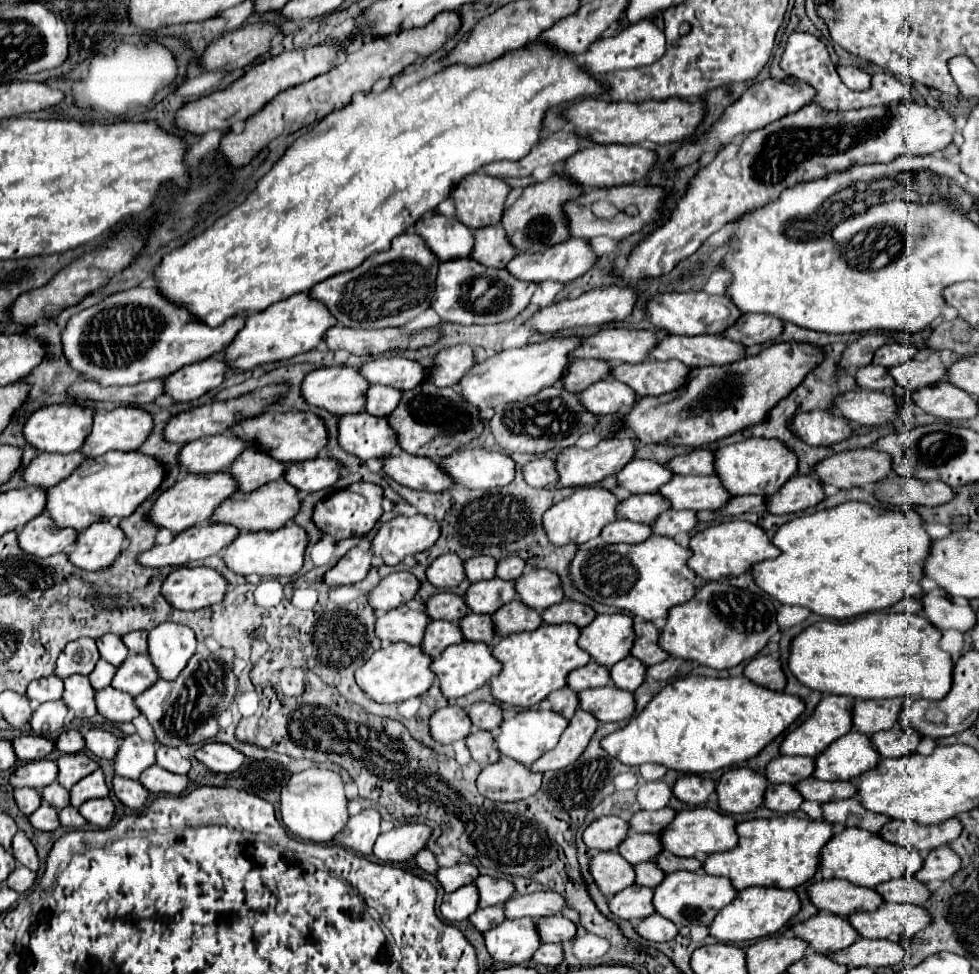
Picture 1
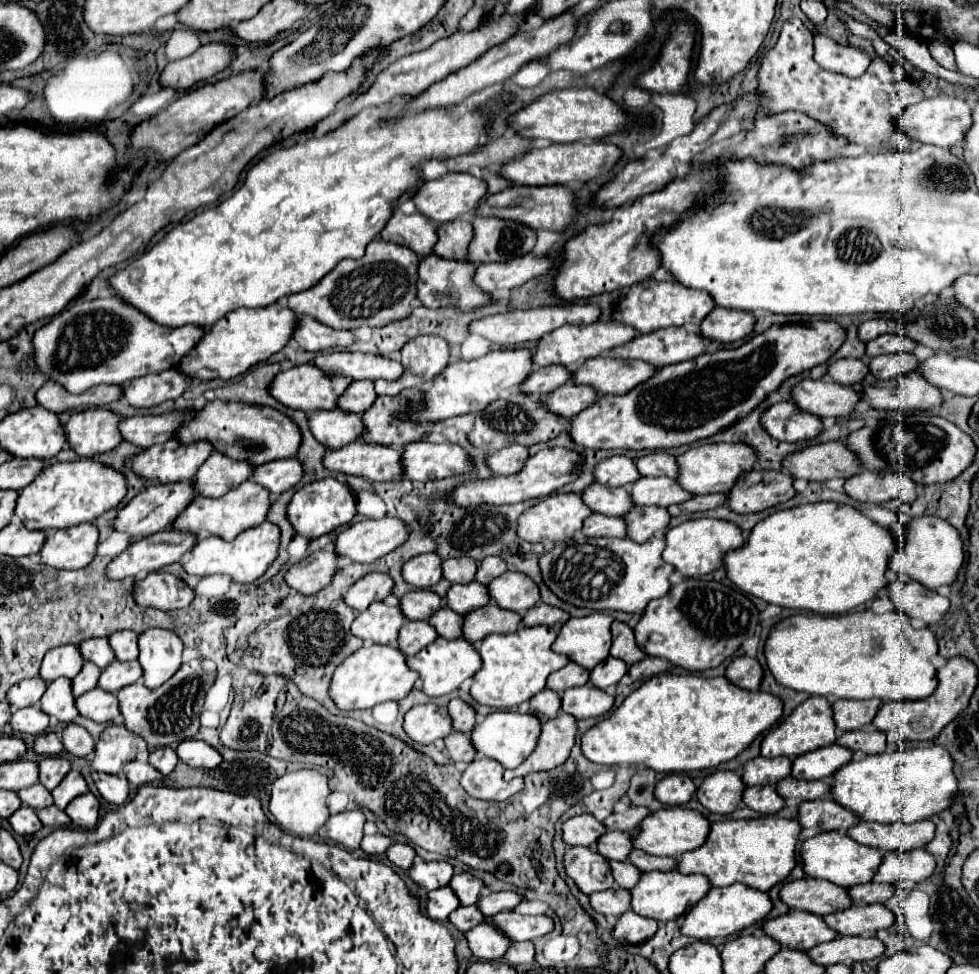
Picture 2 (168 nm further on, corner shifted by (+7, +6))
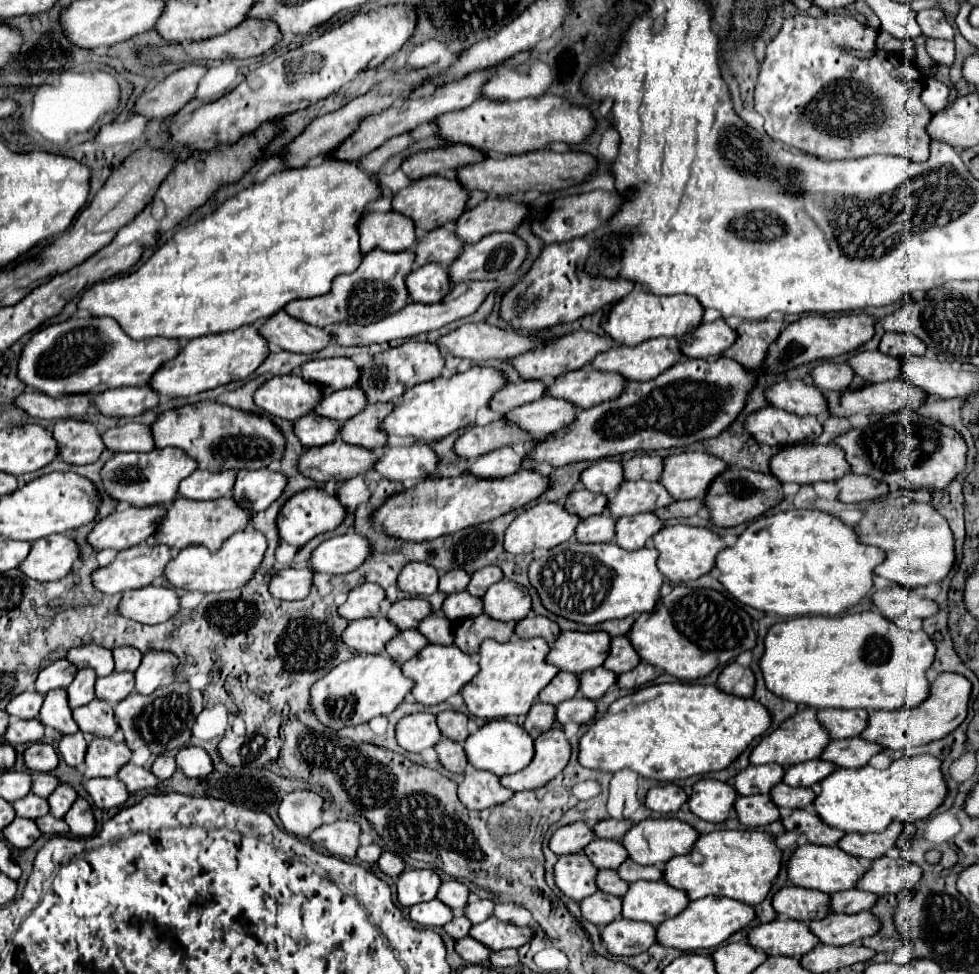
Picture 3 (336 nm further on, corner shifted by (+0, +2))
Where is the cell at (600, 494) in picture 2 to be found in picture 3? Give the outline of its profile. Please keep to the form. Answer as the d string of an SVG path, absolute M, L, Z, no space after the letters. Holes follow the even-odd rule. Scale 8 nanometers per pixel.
M578 486L564 502L564 508L578 514L580 518L602 514L606 506L608 506L608 496L590 492L590 490L582 488L582 486Z

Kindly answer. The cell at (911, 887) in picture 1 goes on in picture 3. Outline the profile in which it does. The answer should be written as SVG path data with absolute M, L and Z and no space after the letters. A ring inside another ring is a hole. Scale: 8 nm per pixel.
M858 888L836 892L830 898L832 898L832 910L844 912L844 914L856 914L862 910L870 910L878 902L876 894L870 894L870 892L864 892Z

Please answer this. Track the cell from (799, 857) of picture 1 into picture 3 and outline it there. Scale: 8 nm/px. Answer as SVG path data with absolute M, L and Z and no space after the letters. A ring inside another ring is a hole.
M720 830L698 838L694 850L676 856L664 868L664 880L670 886L682 888L692 900L704 896L728 896L746 904L760 904L778 878L782 868L782 850L776 846L774 836L762 830ZM698 852L702 860L698 860Z

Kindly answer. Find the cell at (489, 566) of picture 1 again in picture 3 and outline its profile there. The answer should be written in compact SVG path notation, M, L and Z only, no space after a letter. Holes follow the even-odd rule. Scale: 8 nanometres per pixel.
M462 568L444 572L444 574L440 576L440 590L446 592L446 594L464 592L468 584L470 584L470 574L468 574L466 570L462 570Z

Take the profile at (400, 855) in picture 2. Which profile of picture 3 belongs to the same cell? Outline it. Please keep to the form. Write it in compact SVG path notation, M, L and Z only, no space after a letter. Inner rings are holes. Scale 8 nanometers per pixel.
M384 852L384 854L380 856L380 860L378 860L378 866L380 866L380 870L382 870L384 874L388 874L388 876L400 876L406 864L404 864L404 860L402 860L400 856L396 856L396 854L392 854L392 852Z

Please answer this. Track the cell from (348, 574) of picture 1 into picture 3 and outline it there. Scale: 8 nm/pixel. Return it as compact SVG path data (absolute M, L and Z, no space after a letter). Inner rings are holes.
M286 568L272 576L270 592L280 600L304 600L312 588L312 568Z

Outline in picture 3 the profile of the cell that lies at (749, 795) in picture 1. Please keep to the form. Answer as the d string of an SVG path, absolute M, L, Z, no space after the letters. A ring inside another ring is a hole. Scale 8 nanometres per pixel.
M700 780L692 790L694 792L688 800L690 810L708 822L724 822L734 810L738 798L736 790L728 782L720 780Z

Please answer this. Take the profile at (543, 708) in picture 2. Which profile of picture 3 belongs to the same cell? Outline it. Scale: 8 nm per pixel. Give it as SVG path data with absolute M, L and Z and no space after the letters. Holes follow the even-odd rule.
M536 702L524 722L524 728L530 732L532 728L538 728L542 732L550 730L556 722L556 708L552 704L544 704L544 702Z

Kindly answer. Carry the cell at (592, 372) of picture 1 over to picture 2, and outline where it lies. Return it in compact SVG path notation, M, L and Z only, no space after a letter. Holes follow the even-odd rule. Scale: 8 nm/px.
M547 366L547 368L535 368L527 380L519 386L519 392L527 392L529 396L543 396L565 382L571 380L571 370L563 366Z

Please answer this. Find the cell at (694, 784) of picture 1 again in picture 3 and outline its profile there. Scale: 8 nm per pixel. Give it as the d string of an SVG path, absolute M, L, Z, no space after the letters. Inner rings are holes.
M664 784L654 786L646 794L646 806L660 814L674 814L680 810L680 806L688 800L686 792L678 784Z

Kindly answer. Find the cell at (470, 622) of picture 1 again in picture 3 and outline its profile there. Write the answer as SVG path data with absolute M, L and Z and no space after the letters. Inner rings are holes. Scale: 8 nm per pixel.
M430 614L418 624L418 630L428 638L430 644L454 644L452 624L442 614Z

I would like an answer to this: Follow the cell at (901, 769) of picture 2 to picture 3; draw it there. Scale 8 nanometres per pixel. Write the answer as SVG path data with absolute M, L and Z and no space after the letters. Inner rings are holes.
M908 756L894 760L886 770L872 766L838 768L820 782L822 790L814 800L818 816L828 826L844 832L884 832L894 820L918 822L928 818L948 796L948 786L936 756Z

